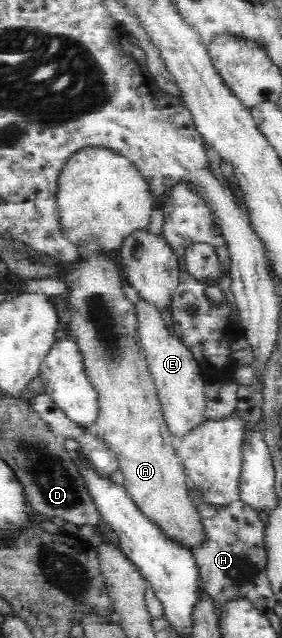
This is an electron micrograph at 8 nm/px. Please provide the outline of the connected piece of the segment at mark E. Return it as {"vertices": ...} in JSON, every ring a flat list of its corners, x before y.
{"vertices":[[142,298,136,303,135,308,140,344,145,351,148,369,157,389,163,417,171,436,178,441,205,419,203,410,207,401,204,395,206,382,193,353,168,330,166,322,162,319,161,310,154,303]]}

